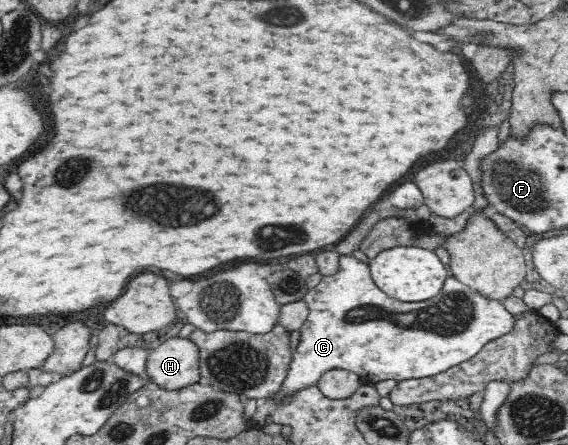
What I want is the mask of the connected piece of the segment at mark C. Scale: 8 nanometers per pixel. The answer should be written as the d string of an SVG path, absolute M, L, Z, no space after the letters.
M340 256L338 268L337 273L323 276L318 285L309 288L302 297L309 311L307 321L299 328L299 345L292 353L281 387L267 400L284 404L302 389L317 386L320 377L330 369L344 369L356 373L364 383L375 384L388 379L400 382L431 377L476 356L488 341L511 333L516 324L515 315L509 313L500 301L481 296L455 276L447 277L439 295L427 301L402 302L379 289L368 264L354 256Z

